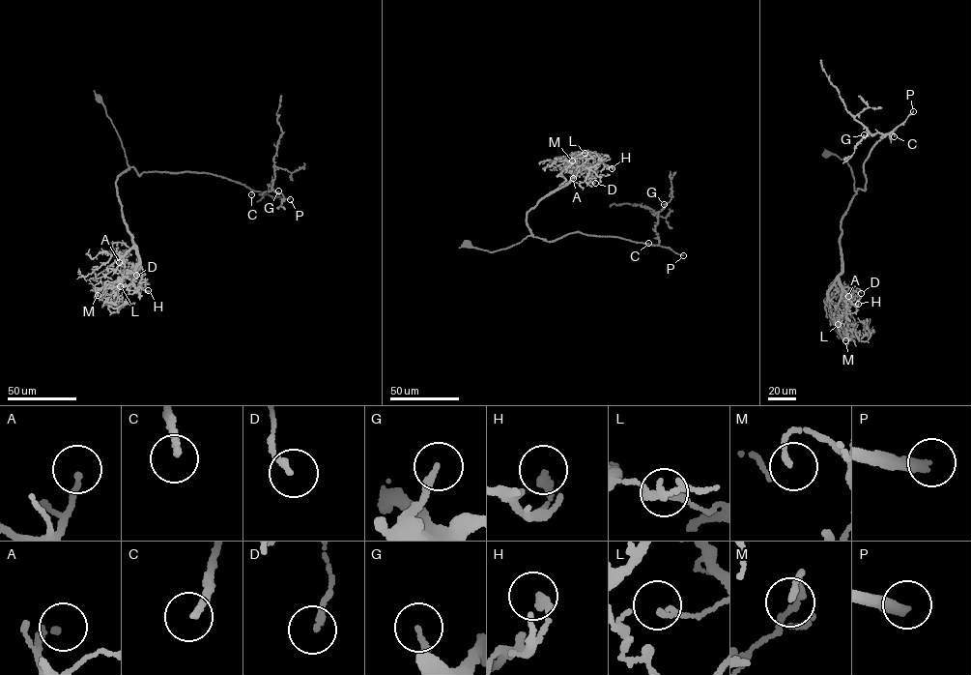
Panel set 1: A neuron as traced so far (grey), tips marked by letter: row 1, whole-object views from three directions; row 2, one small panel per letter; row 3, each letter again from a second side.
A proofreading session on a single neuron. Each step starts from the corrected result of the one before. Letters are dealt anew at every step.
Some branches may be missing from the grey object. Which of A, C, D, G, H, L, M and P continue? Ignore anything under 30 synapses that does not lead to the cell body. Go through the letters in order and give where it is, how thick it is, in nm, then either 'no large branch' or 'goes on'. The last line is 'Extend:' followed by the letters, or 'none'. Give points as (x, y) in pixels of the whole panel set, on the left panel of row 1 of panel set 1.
A: (119, 262) | 160 nm | no large branch
C: (251, 194) | 190 nm | goes on
D: (136, 275) | 160 nm | no large branch
G: (278, 190) | 180 nm | no large branch
H: (148, 290) | 240 nm | no large branch
L: (120, 286) | 100 nm | no large branch
M: (98, 295) | 160 nm | no large branch
P: (290, 199) | 320 nm | goes on
Extend: C, P

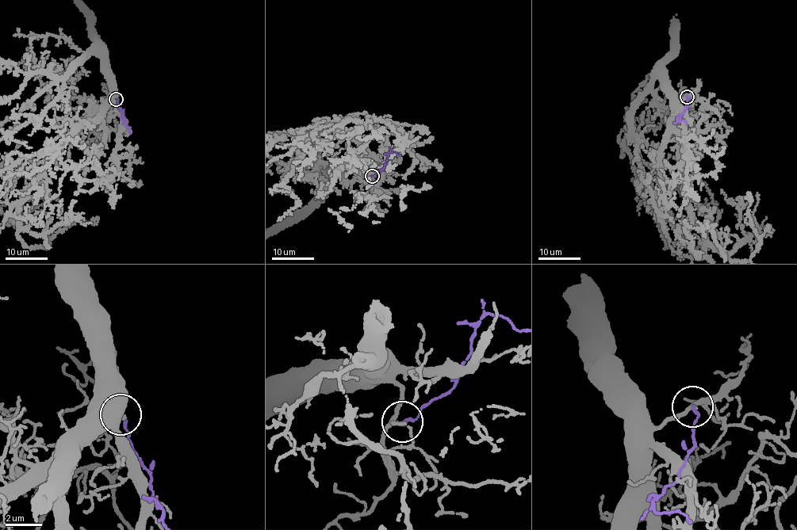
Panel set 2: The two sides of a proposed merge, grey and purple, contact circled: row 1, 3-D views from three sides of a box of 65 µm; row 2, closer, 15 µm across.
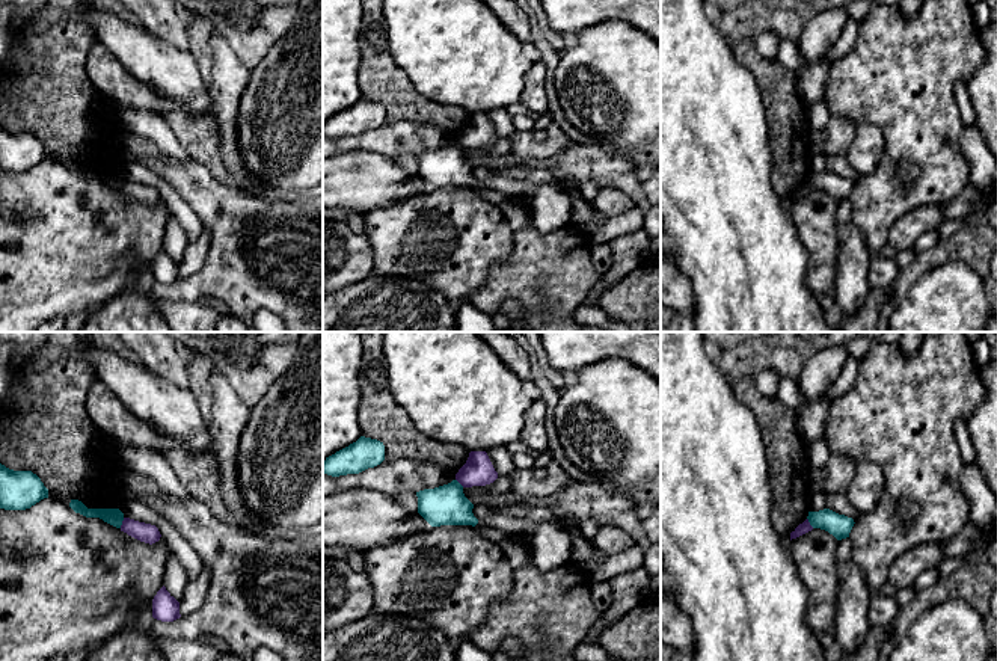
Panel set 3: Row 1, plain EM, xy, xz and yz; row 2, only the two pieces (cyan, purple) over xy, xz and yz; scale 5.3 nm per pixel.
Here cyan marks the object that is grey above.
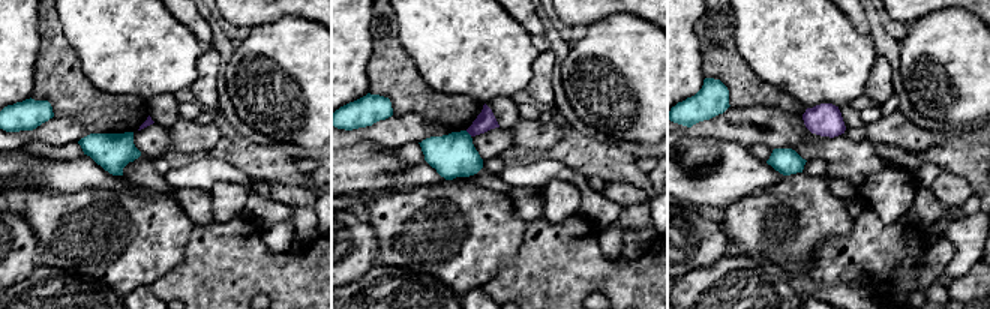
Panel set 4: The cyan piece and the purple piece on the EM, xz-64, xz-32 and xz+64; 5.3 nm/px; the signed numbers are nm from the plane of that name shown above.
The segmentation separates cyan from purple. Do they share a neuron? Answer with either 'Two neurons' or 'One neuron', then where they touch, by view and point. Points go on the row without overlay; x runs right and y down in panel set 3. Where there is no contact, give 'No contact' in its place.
Two neurons. Touches cyan at xy (121, 184)

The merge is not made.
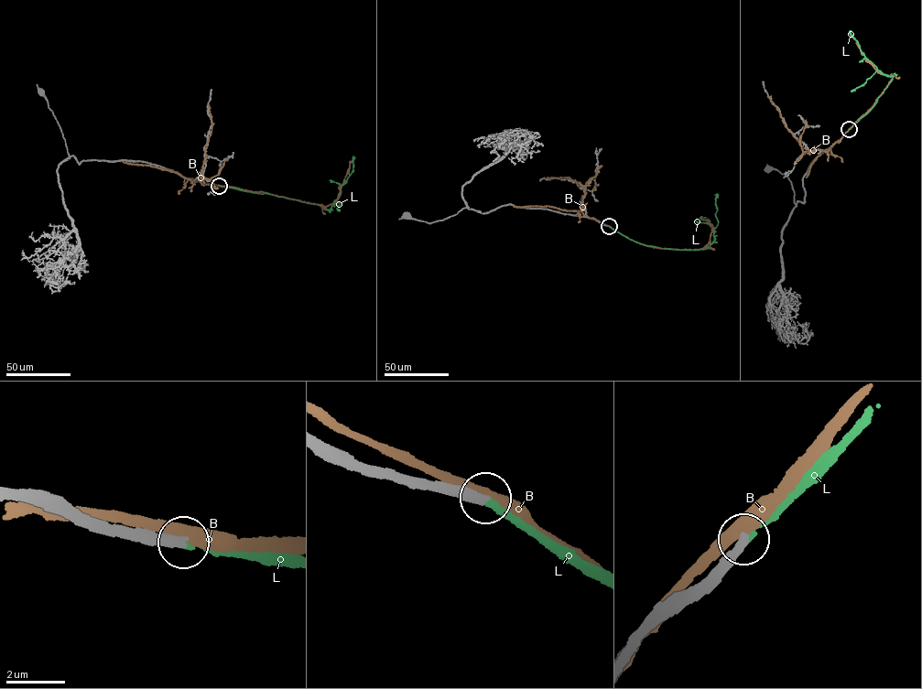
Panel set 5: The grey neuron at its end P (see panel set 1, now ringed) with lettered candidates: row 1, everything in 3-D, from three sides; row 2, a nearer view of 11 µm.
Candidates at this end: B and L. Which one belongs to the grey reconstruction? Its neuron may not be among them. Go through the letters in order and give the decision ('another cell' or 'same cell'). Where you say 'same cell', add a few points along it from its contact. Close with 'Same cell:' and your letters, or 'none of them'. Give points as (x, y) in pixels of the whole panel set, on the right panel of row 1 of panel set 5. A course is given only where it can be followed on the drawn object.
B: another cell
L: same cell | via (849, 129), (871, 109), (894, 74), (890, 76), (878, 70), (862, 54), (849, 30)
Same cell: L

